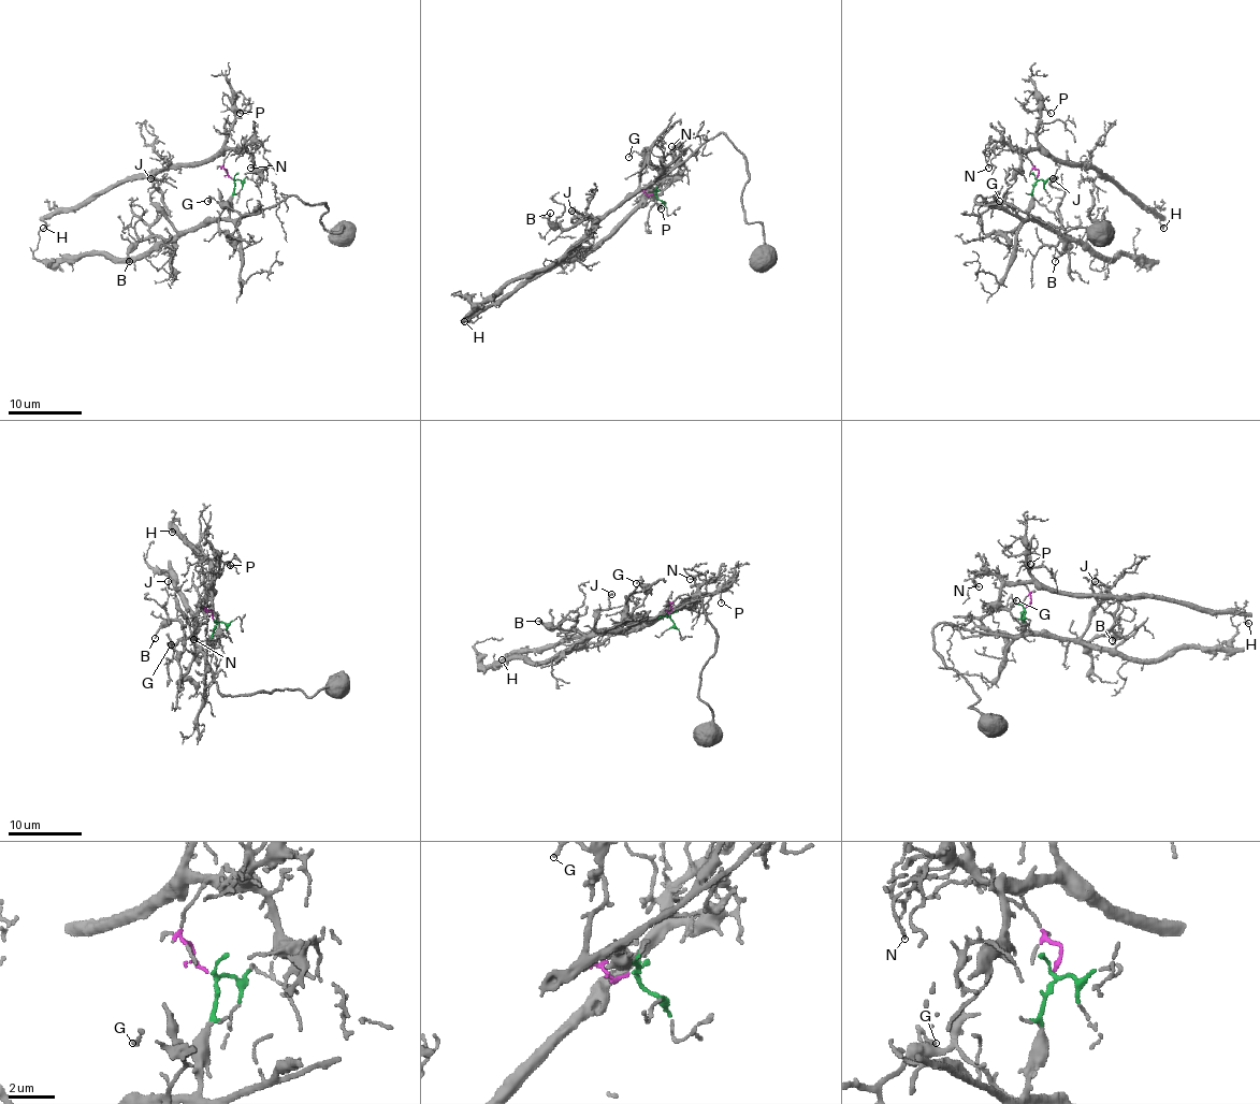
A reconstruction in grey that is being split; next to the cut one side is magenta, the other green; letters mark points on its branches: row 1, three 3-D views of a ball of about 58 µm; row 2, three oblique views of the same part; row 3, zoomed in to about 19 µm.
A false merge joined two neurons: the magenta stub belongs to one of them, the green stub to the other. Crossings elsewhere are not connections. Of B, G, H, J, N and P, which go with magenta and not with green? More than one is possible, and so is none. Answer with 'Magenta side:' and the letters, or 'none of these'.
Magenta side: H, N, P

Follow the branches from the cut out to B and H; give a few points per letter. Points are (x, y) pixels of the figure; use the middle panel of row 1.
B: (654, 194), (649, 187), (628, 194), (603, 216), (562, 229), (549, 220), (551, 213)
H: (652, 194), (649, 195), (645, 187), (652, 188), (580, 255), (544, 267), (498, 300), (473, 310), (464, 321)

